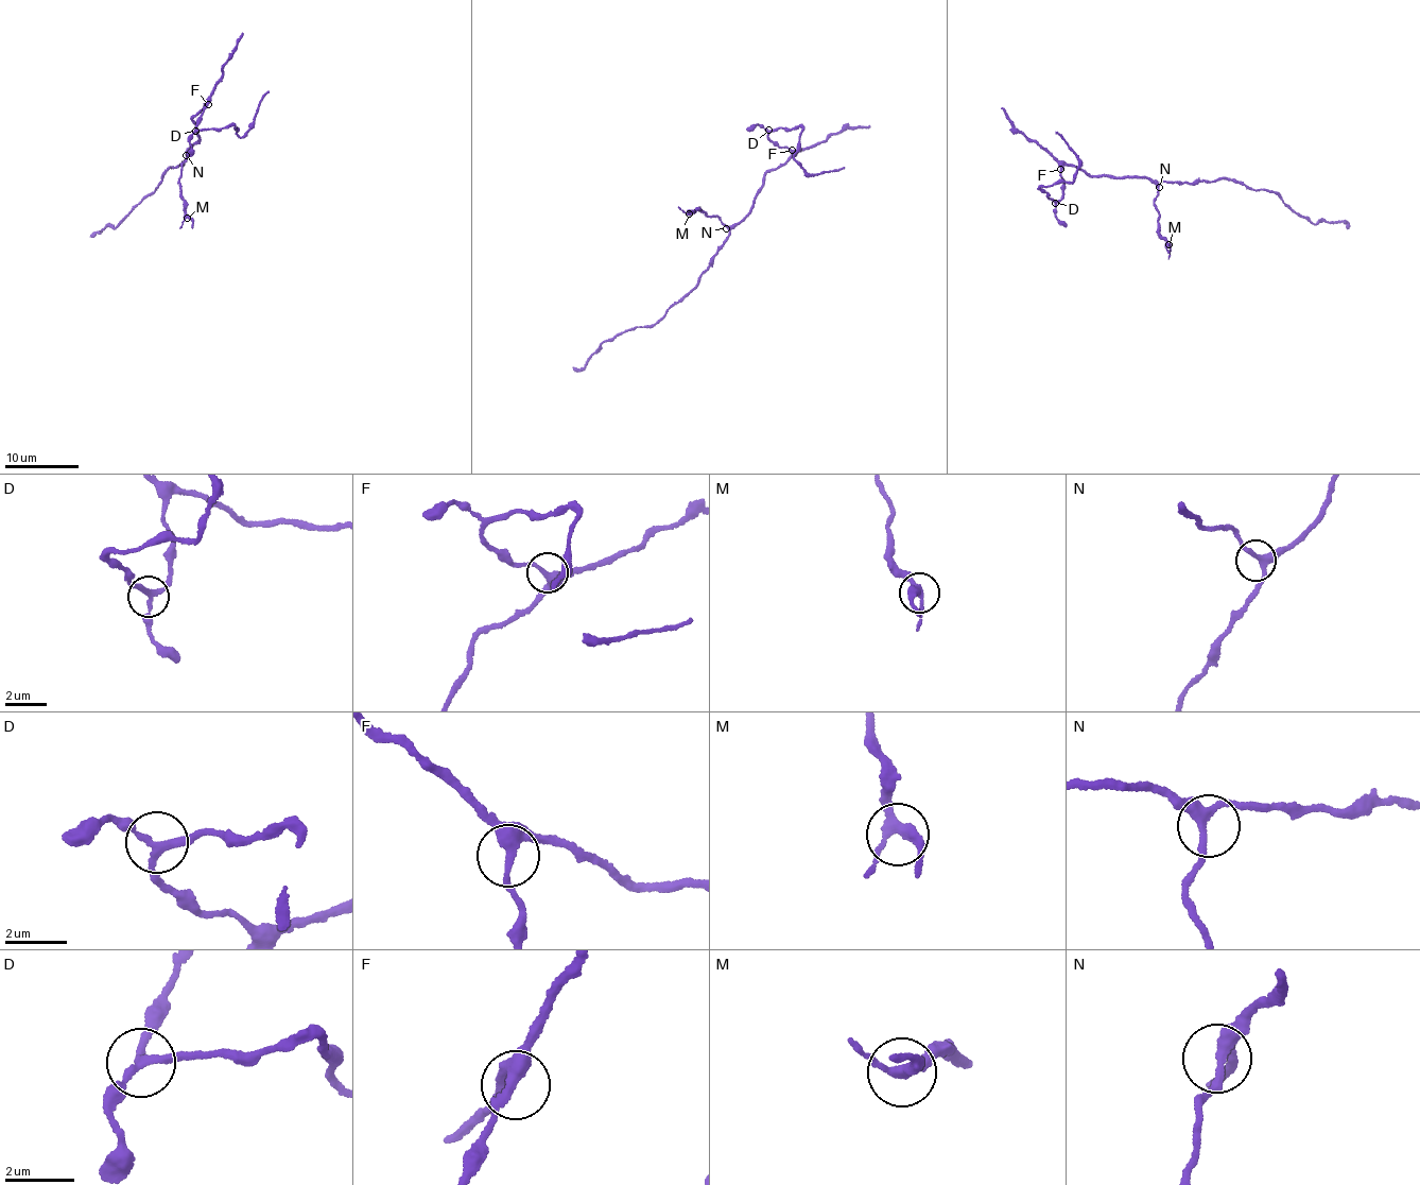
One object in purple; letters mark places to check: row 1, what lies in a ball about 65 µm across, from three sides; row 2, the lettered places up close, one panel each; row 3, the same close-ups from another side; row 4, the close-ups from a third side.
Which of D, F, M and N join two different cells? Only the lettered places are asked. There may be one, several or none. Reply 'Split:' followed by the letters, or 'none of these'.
Split: none of these

